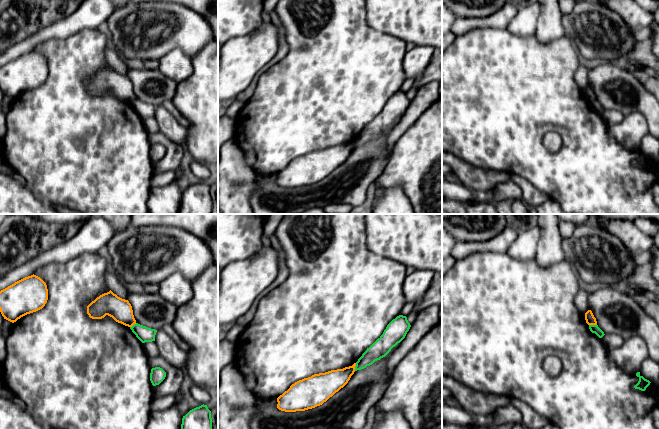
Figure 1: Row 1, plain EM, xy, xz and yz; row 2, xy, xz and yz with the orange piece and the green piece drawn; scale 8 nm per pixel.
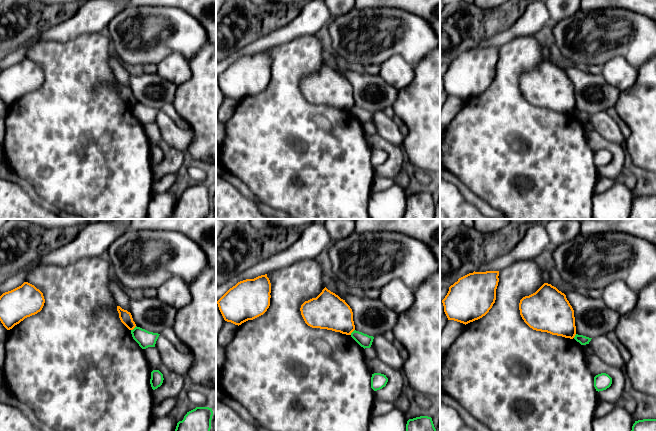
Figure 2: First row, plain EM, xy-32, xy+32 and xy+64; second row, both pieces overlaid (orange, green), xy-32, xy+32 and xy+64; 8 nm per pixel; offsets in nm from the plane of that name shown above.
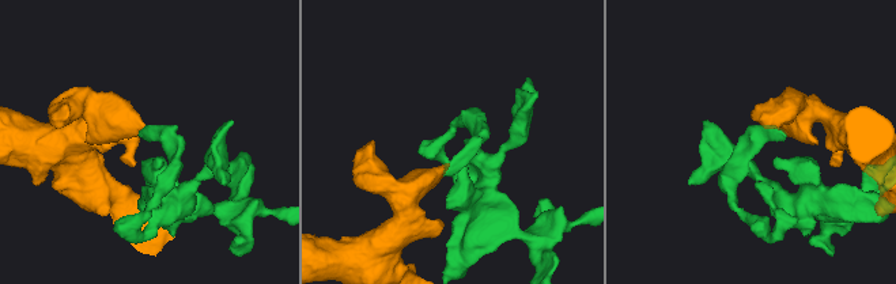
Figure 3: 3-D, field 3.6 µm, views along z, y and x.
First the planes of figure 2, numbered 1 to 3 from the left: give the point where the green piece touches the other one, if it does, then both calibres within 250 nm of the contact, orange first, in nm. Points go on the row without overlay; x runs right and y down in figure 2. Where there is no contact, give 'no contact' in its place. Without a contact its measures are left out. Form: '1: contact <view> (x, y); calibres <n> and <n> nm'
1: contact xy-32 (133, 104); calibres 100 and 140 nm
2: contact xy+32 (352, 107); calibres 280 and 110 nm
3: contact xy+64 (574, 112); calibres 300 and 80 nm

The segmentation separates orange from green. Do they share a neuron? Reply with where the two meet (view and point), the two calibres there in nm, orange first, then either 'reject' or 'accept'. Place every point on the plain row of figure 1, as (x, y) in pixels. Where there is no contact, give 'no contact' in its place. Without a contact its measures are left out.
contact xz (354, 143); calibres 190 and 140 nm; reject

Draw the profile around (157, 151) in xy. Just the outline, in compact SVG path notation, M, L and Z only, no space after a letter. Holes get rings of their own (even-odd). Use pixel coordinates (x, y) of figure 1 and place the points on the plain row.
M155 143L151 145L150 157L153 162L159 161L166 153L166 148L160 144Z

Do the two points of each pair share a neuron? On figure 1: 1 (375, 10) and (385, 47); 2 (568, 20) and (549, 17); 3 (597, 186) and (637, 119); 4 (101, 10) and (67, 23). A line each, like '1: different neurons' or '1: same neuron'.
1: different neurons
2: different neurons
3: different neurons
4: same neuron

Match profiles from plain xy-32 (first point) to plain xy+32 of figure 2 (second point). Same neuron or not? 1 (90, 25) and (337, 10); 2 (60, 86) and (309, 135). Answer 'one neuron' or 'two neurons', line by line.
1: two neurons
2: one neuron

